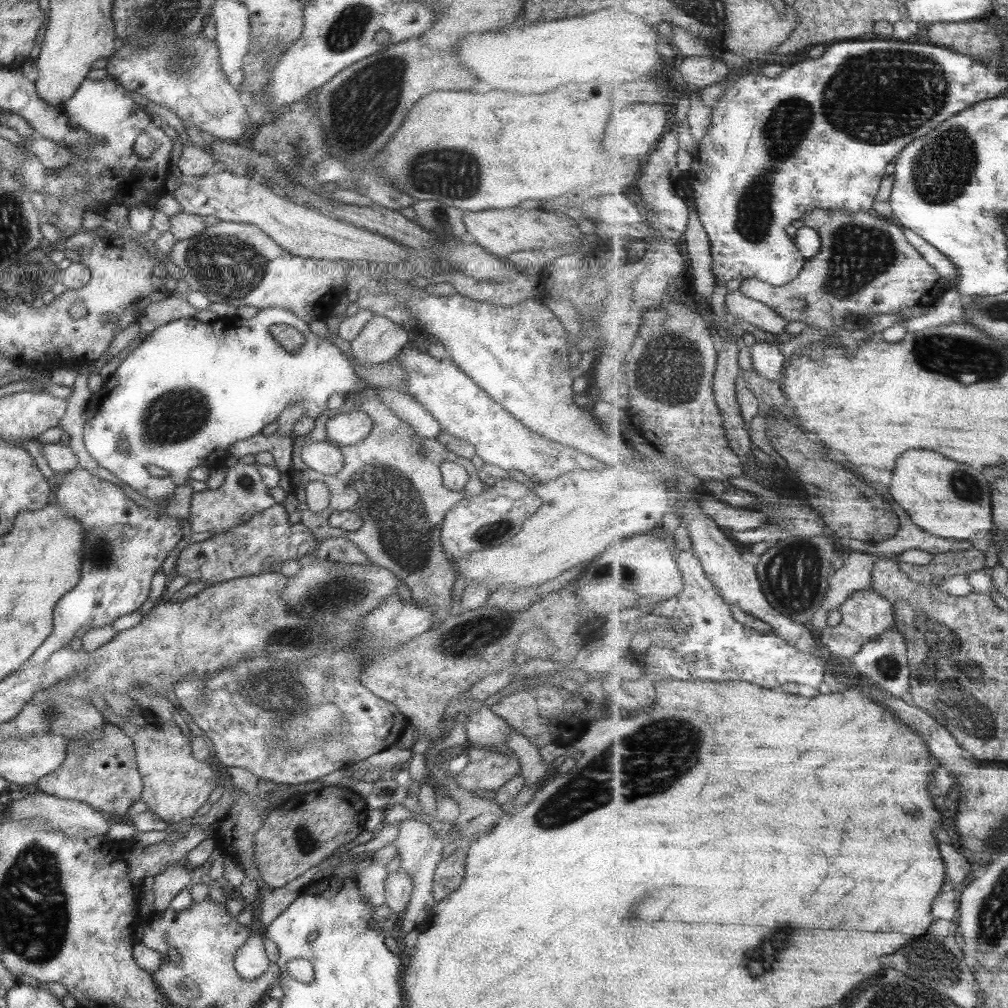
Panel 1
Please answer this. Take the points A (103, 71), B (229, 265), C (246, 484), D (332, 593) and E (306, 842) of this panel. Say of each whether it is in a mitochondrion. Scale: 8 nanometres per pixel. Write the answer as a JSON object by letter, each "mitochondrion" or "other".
{"A":"other","B":"mitochondrion","C":"mitochondrion","D":"mitochondrion","E":"mitochondrion"}

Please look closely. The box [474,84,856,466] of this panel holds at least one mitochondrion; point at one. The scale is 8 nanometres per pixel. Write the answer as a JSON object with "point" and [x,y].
{"point":[677,381]}

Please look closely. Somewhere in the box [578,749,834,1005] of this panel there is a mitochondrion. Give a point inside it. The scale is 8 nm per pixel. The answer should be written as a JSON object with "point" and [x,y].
{"point":[626,902]}

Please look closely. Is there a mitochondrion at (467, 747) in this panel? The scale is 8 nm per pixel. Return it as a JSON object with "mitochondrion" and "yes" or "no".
{"mitochondrion":"no"}

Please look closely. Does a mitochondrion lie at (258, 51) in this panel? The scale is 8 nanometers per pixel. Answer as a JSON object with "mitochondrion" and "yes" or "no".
{"mitochondrion":"no"}

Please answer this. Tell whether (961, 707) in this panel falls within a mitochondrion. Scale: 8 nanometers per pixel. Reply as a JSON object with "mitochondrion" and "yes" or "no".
{"mitochondrion":"yes"}

